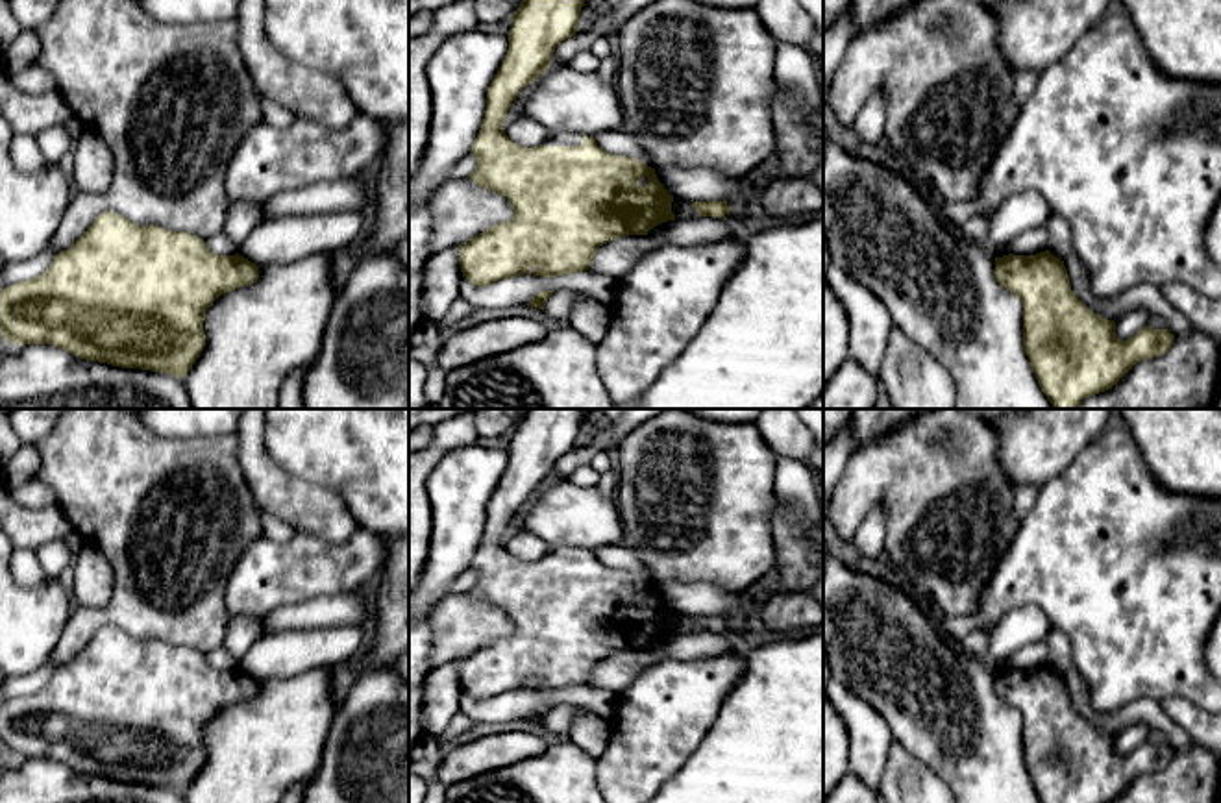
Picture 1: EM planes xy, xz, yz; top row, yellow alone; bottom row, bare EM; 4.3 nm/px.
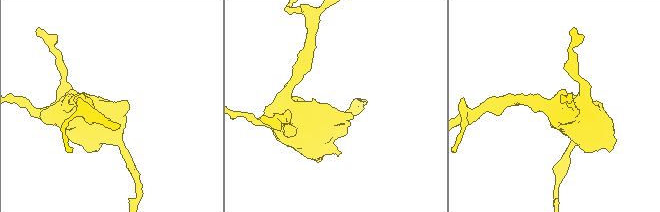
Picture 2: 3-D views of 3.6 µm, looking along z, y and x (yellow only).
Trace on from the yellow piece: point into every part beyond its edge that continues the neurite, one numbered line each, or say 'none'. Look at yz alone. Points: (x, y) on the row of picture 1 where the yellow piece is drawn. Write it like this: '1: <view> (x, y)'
none

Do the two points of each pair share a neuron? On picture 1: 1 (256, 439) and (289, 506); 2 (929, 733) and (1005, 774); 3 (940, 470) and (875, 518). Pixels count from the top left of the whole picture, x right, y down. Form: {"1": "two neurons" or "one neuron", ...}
{"1": "one neuron", "2": "one neuron", "3": "two neurons"}

